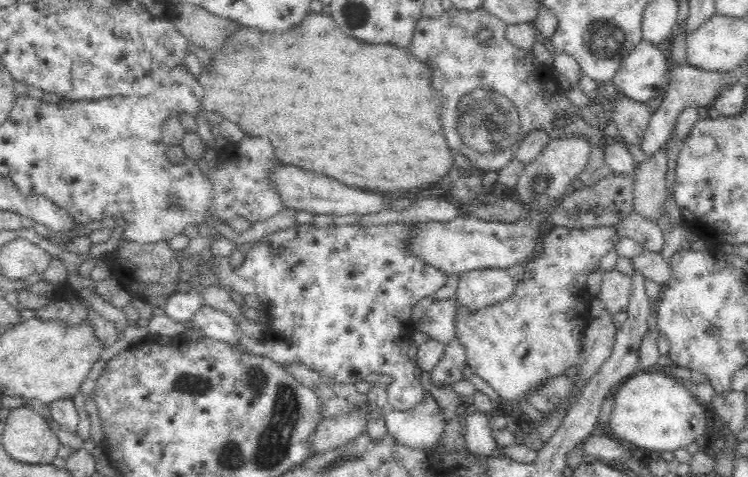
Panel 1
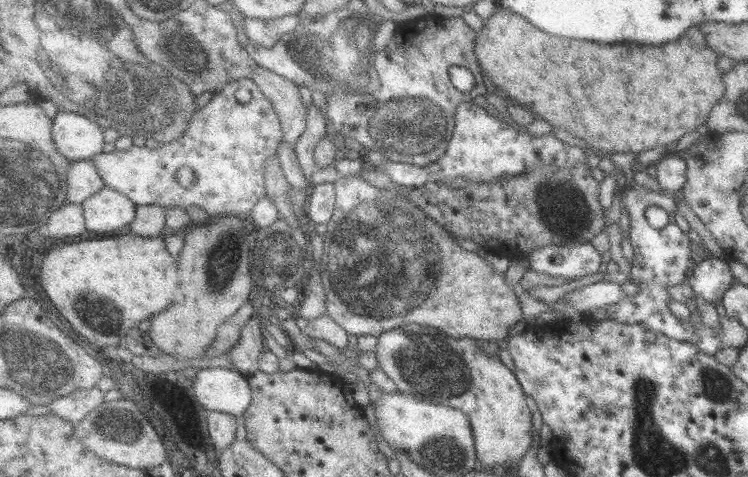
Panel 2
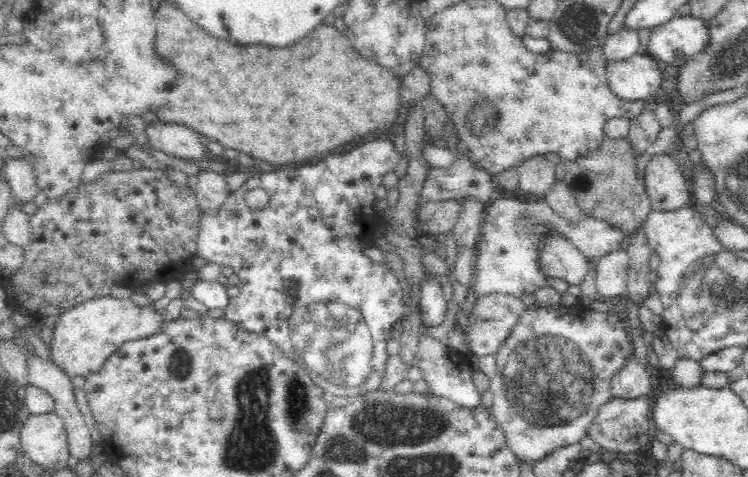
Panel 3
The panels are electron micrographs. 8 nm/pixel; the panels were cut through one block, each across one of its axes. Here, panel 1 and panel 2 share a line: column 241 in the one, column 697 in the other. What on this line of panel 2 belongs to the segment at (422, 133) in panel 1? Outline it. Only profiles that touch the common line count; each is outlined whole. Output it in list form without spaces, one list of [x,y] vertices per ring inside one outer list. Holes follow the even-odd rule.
[[[499,9],[495,12],[487,23],[484,23],[484,27],[476,38],[476,56],[478,62],[483,66],[483,70],[489,74],[489,78],[505,92],[500,93],[505,99],[512,101],[517,100],[516,103],[521,102],[525,106],[529,106],[533,112],[537,112],[543,120],[547,120],[549,125],[556,126],[566,132],[569,132],[571,136],[576,136],[585,142],[585,144],[592,146],[593,148],[602,151],[603,153],[622,153],[633,152],[639,154],[643,150],[649,150],[649,148],[655,148],[657,144],[659,146],[665,146],[665,144],[671,144],[675,142],[677,138],[681,138],[683,134],[695,130],[699,124],[705,122],[707,118],[707,112],[711,110],[711,106],[717,102],[723,96],[723,86],[721,84],[721,70],[718,66],[715,66],[715,62],[719,62],[719,54],[715,50],[711,50],[707,46],[707,42],[703,40],[704,34],[698,27],[692,26],[681,35],[681,38],[677,38],[675,42],[667,42],[663,46],[641,46],[641,44],[595,44],[595,42],[581,42],[581,40],[567,40],[567,38],[559,38],[559,36],[553,36],[553,34],[547,34],[543,30],[539,30],[537,26],[533,26],[527,18],[523,15],[519,15],[515,12],[511,12],[505,9]]]

